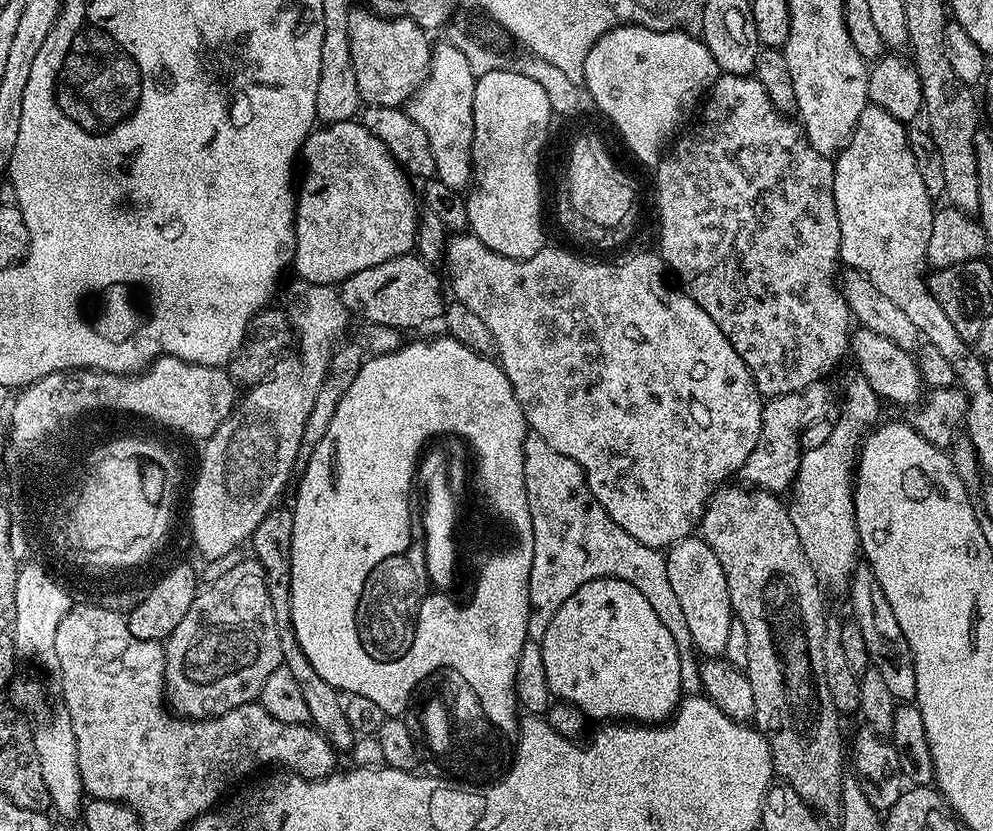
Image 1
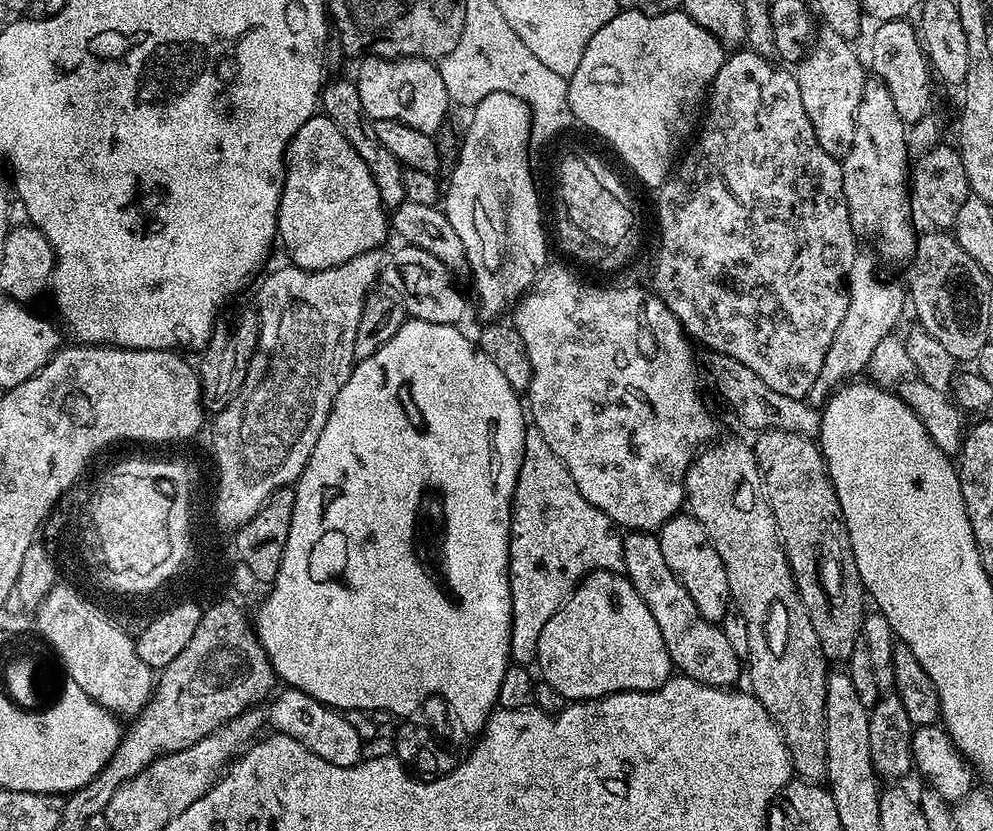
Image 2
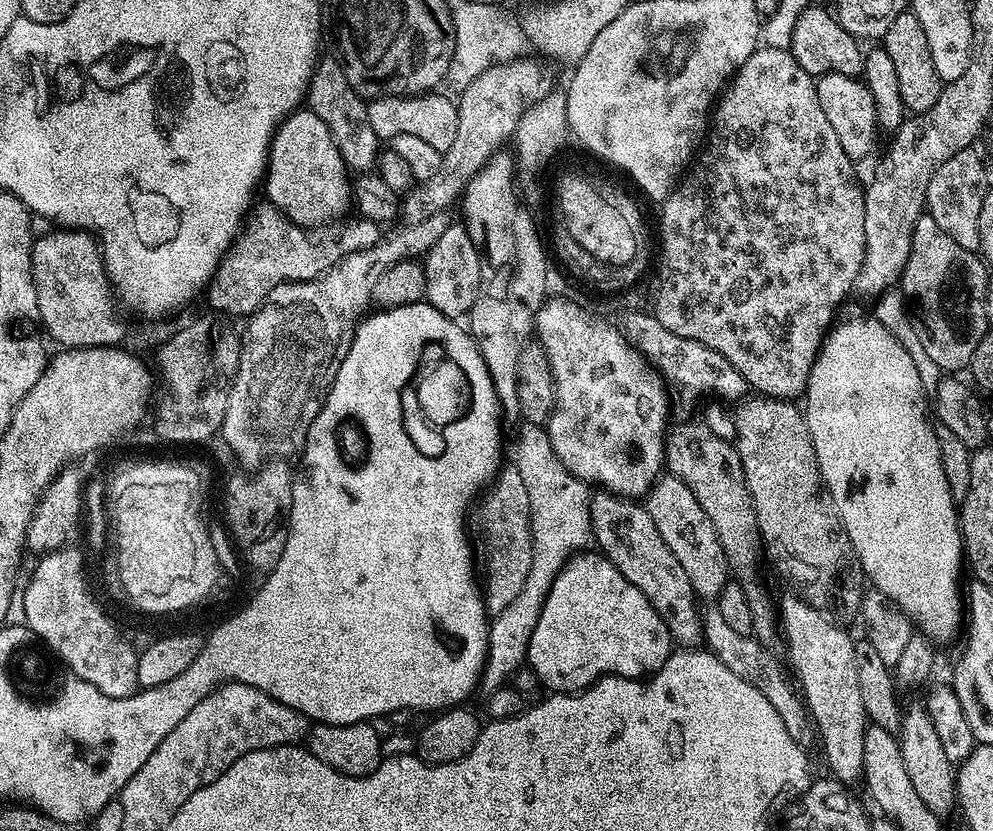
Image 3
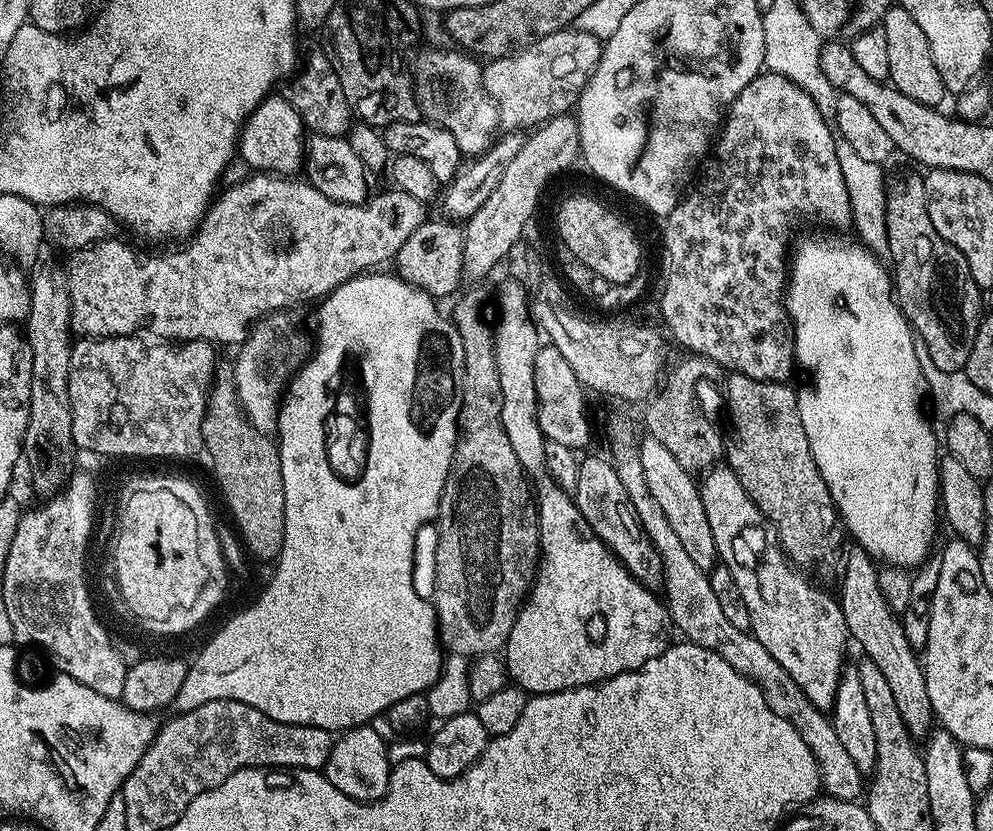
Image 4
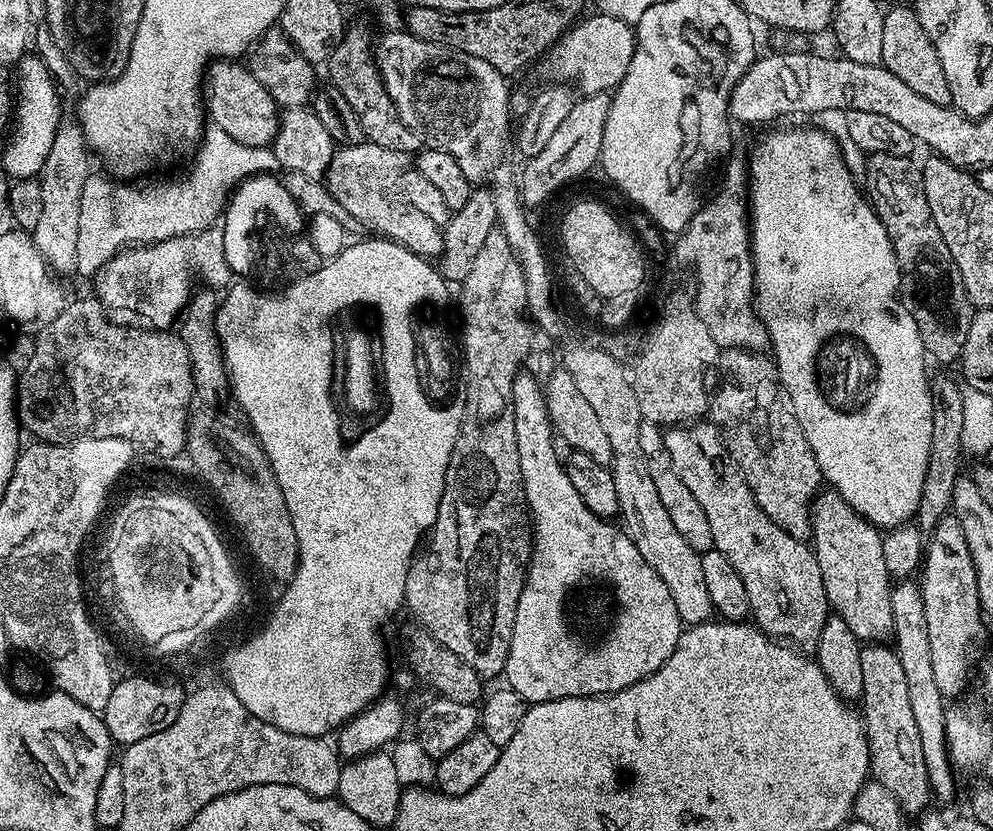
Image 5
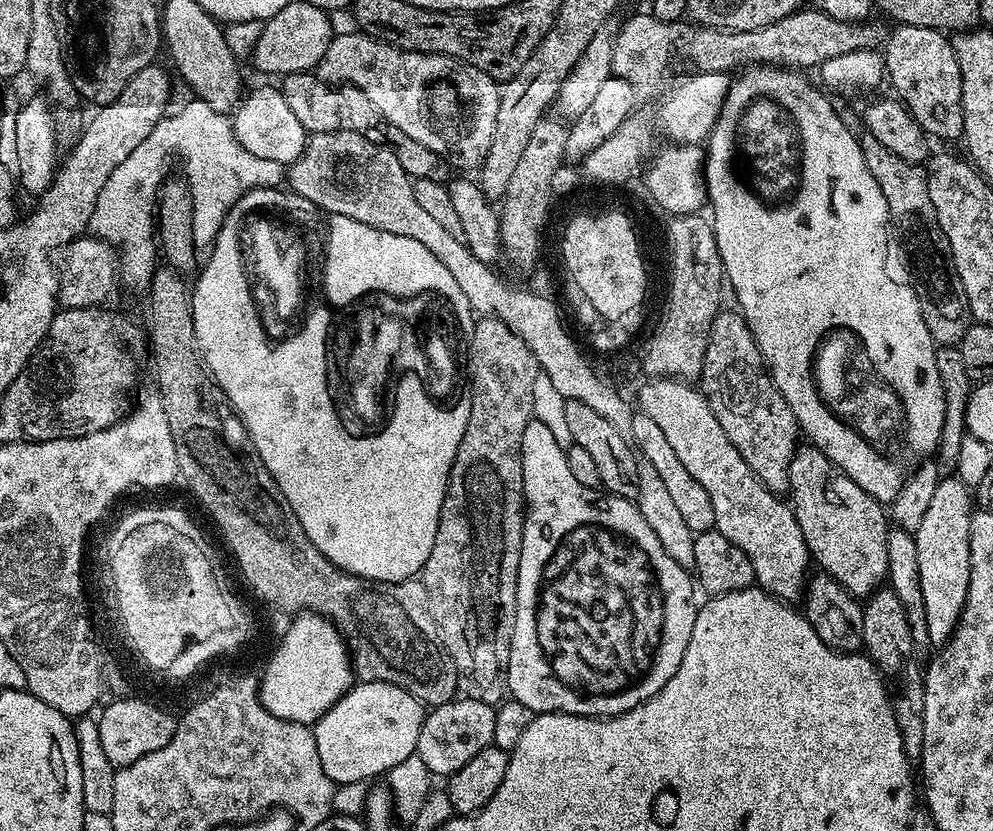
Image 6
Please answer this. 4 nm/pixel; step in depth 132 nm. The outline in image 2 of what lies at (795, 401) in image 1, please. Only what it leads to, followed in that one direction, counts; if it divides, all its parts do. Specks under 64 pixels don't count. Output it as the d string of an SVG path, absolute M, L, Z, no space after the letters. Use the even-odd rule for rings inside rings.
M861 251L854 258L854 266L848 271L848 305L838 331L834 333L834 342L830 342L830 350L826 350L826 362L822 362L822 370L818 370L818 378L814 386L810 386L807 401L813 406L820 406L827 401L833 392L841 386L855 381L856 376L867 369L878 342L889 333L897 331L896 323L900 320L904 308L906 312L906 288L903 283L895 284L892 280L883 280L876 269L878 260L875 255Z

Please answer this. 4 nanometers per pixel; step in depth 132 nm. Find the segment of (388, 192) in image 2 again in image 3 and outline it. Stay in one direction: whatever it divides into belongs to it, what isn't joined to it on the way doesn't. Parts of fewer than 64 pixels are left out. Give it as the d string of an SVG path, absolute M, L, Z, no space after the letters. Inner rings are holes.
M317 59L316 68L308 80L306 104L310 111L322 118L322 122L326 122L326 130L330 130L330 138L334 146L338 146L338 154L342 154L342 162L349 170L356 174L368 174L377 167L382 142L370 126L370 114L364 97L350 86L339 59Z

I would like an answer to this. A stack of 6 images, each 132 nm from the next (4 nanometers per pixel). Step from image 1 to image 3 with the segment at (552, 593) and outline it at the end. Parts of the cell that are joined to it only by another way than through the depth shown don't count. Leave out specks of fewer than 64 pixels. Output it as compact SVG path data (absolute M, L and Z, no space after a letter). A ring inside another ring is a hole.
M523 423L520 437L516 440L516 460L514 466L522 474L522 482L526 482L526 494L530 494L530 526L532 527L532 561L530 562L530 574L522 586L522 592L506 606L506 610L495 613L491 617L488 626L488 654L484 662L482 673L483 683L489 689L502 688L514 677L519 668L525 667L528 659L528 643L530 634L538 622L538 614L544 605L546 594L554 582L554 578L562 570L562 566L571 556L583 552L593 543L592 518L590 516L589 485L578 479L558 458L554 446L550 446L547 427L539 424Z

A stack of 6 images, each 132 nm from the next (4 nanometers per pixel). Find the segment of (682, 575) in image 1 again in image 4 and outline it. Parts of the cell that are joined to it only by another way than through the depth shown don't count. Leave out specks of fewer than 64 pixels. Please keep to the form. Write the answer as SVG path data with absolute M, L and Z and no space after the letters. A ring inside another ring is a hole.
M645 435L639 441L640 457L642 458L642 470L646 477L646 486L650 486L650 494L658 506L662 506L662 514L666 514L666 522L674 529L674 535L682 541L682 547L686 549L686 555L702 569L711 570L716 567L718 557L714 546L714 533L710 531L710 522L706 518L706 506L702 506L702 494L697 477L688 472L658 442L658 438Z

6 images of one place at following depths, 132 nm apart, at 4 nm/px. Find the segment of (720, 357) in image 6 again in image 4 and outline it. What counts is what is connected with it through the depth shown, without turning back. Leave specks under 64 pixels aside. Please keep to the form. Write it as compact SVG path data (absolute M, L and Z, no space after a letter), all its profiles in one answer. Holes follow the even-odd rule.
M737 372L731 373L727 378L728 420L732 423L732 440L730 436L726 444L727 467L731 468L738 482L742 482L746 494L750 494L758 510L762 510L762 514L772 523L784 553L793 565L813 577L835 577L845 551L846 529L836 510L834 498L814 462L806 430L802 430L802 418L798 414L796 401L797 389L788 388L792 386L784 382L775 384L758 378L746 378L746 374Z

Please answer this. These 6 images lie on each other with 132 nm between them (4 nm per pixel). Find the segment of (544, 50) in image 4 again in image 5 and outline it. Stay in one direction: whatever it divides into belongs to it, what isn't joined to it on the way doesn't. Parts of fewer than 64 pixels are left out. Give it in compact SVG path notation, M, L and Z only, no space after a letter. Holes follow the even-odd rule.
M595 14L596 16L585 15L571 30L564 33L556 41L547 57L548 65L544 68L545 81L548 82L572 82L576 80L575 87L581 88L584 96L597 96L599 92L611 93L622 82L626 76L626 70L630 70L630 58L634 58L636 49L636 33L633 25L622 22L613 16Z

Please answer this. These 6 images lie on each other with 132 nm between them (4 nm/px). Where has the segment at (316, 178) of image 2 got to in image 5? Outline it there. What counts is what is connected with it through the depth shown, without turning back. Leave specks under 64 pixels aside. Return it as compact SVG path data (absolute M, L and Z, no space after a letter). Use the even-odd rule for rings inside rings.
M224 58L213 63L206 73L206 116L218 130L226 130L234 142L242 142L242 146L258 146L267 148L271 145L272 139L276 137L276 127L280 124L278 106L266 89L258 83L258 78L250 74L243 63L232 58Z

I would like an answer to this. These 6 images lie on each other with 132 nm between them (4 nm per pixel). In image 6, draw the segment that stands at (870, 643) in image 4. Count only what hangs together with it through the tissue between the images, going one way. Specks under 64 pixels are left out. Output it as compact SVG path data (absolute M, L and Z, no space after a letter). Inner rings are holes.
M811 442L801 443L790 462L788 492L792 512L798 518L798 526L802 526L808 555L820 563L821 573L833 576L857 598L871 596L887 581L886 538L890 520L881 501L866 494L854 478L836 468Z

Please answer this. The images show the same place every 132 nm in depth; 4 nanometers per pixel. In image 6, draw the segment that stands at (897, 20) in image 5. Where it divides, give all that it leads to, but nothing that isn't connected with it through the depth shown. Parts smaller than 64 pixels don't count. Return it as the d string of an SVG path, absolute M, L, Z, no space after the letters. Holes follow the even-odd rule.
M896 24L882 45L884 71L892 88L929 137L959 141L964 135L962 118L962 70L958 70L952 41L937 28Z

